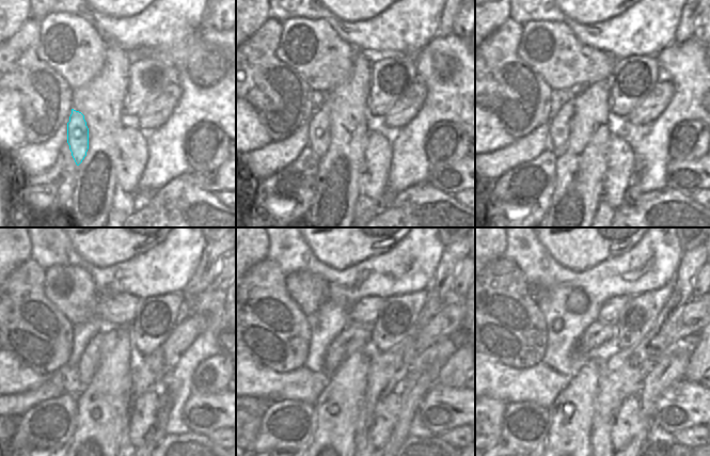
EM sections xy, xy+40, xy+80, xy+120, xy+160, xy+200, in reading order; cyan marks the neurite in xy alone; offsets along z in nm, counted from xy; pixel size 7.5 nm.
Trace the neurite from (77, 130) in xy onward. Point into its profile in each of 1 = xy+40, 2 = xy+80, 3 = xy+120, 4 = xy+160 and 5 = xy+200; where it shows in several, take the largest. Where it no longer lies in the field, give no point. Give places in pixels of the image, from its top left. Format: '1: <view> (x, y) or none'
1: xy+40 (319, 123)
2: xy+80 (559, 125)
3: xy+120 (103, 342)
4: xy+160 (356, 336)
5: xy+200 (596, 339)

